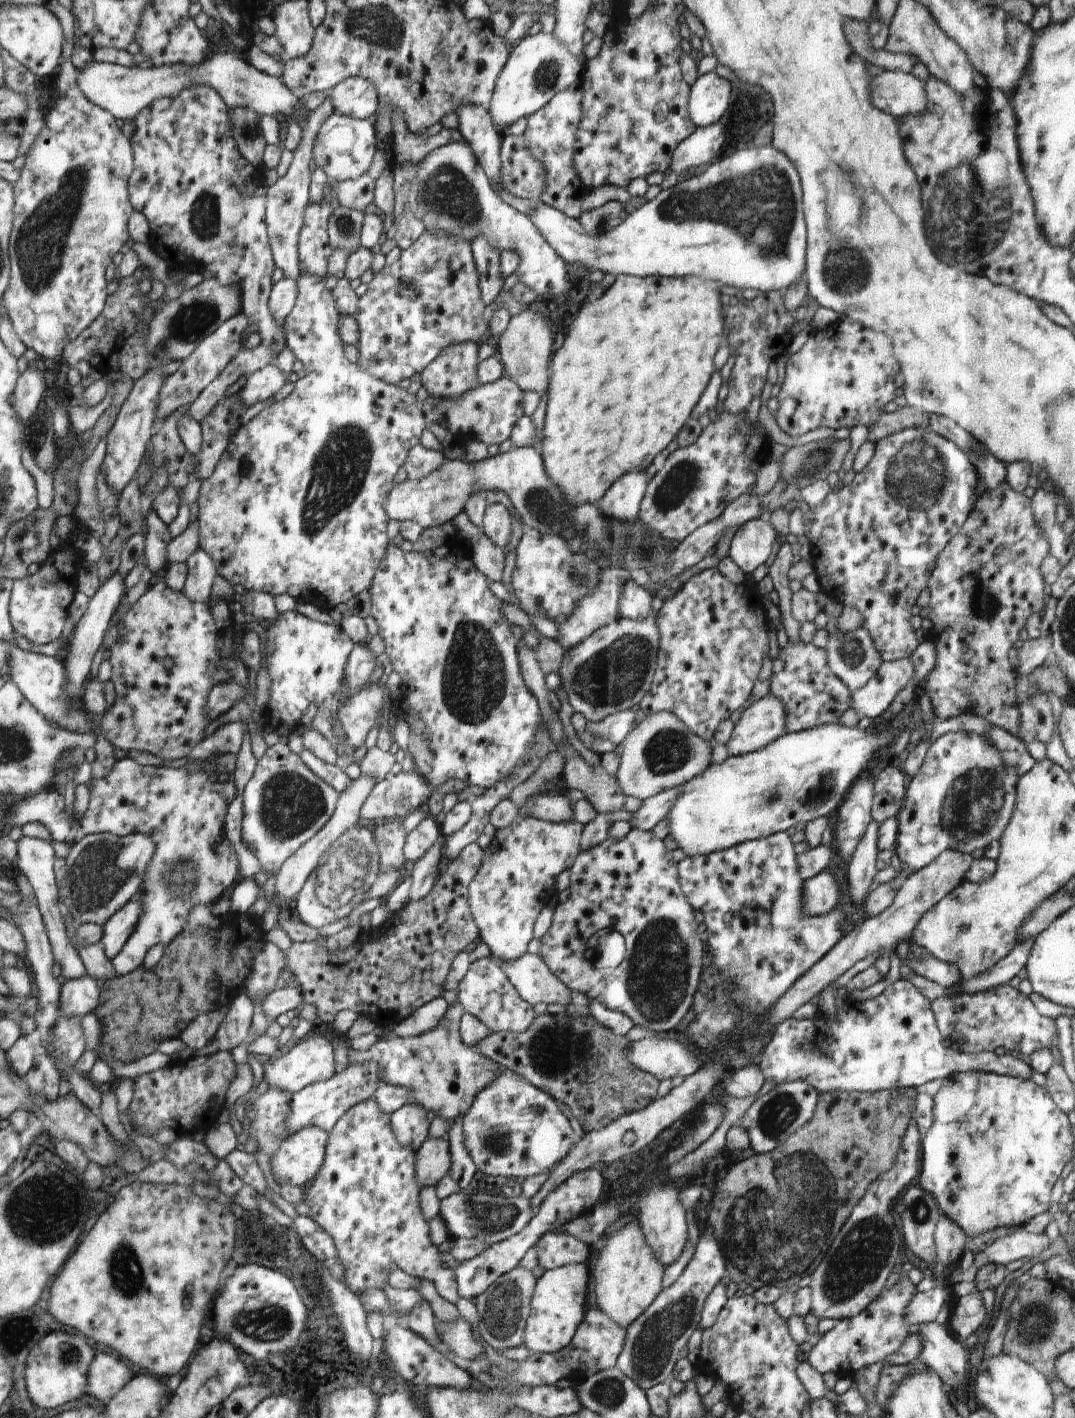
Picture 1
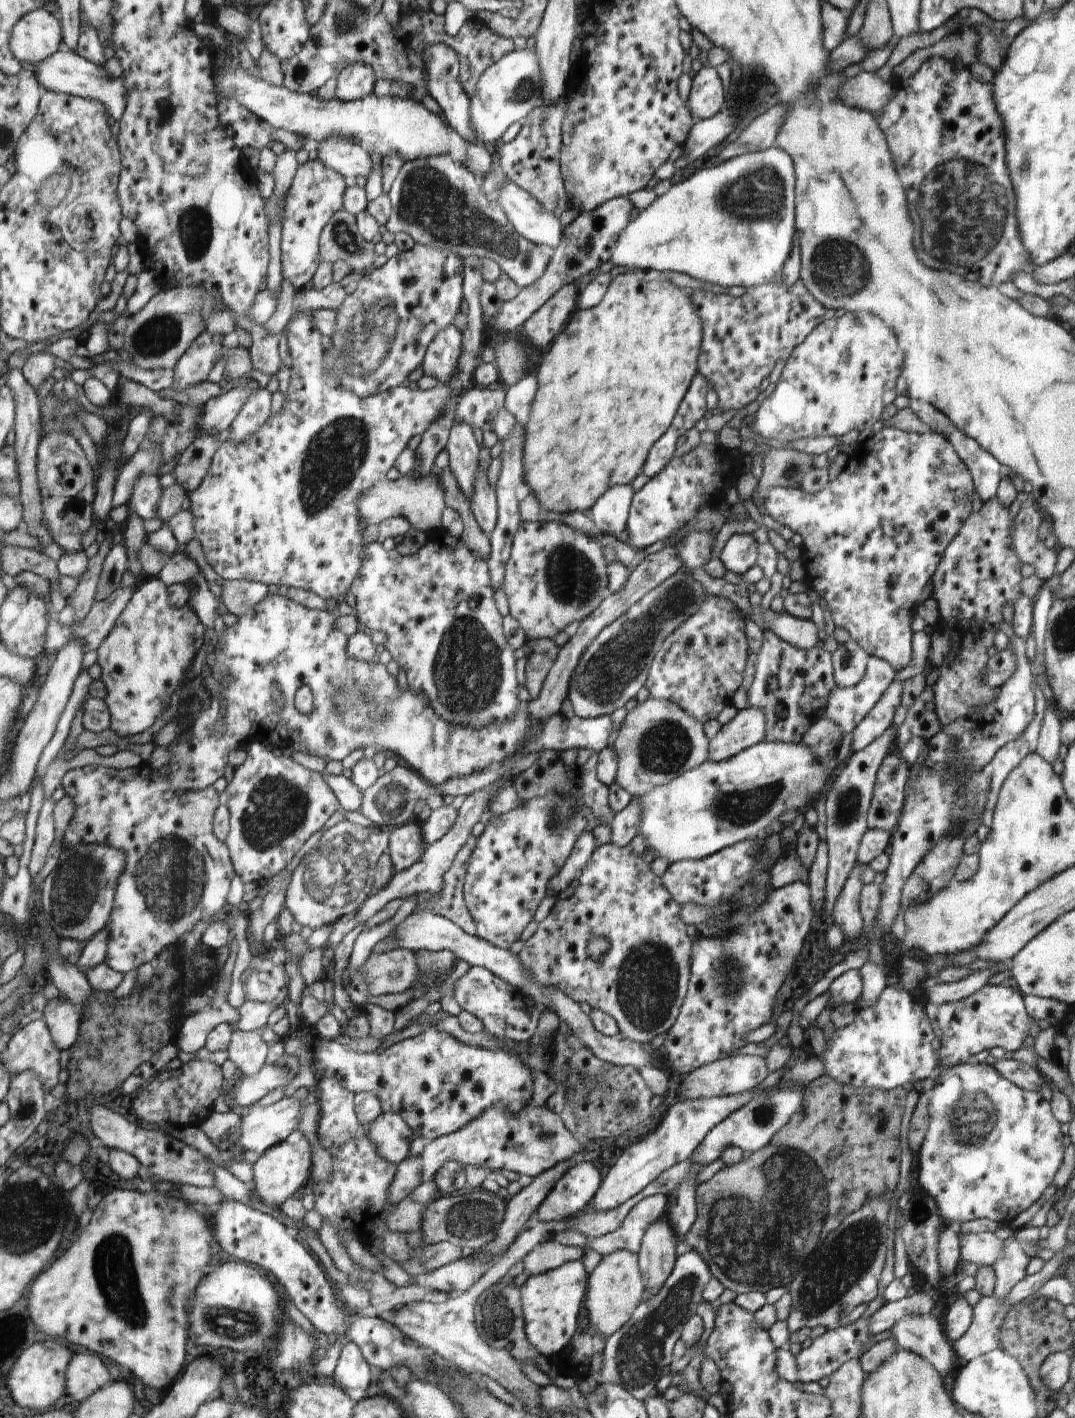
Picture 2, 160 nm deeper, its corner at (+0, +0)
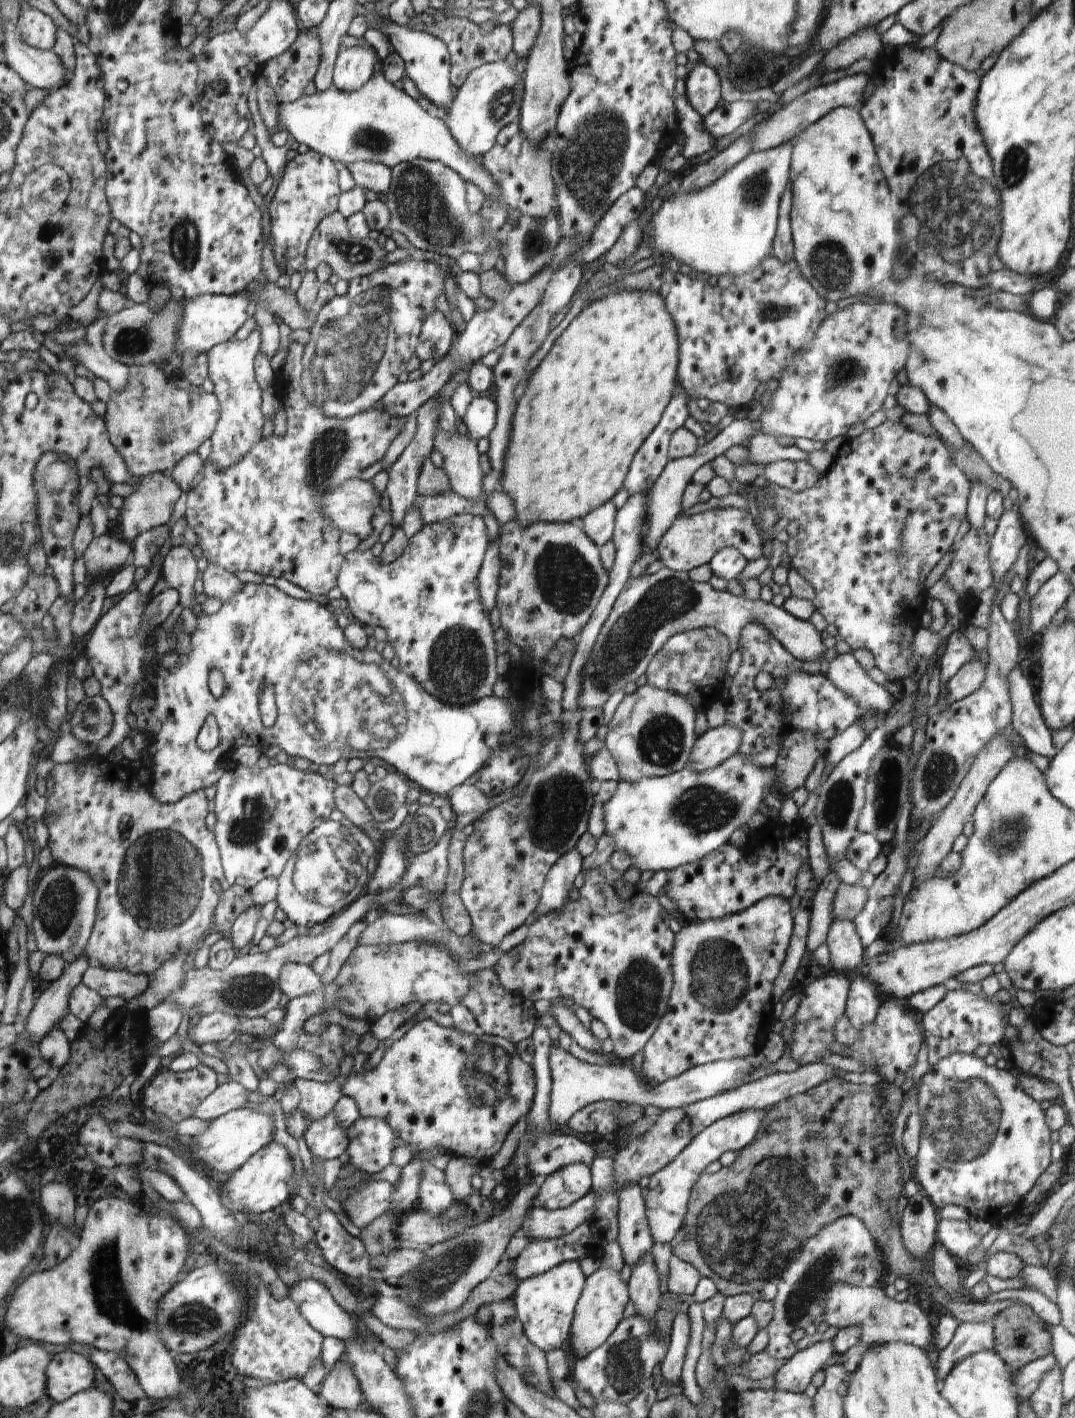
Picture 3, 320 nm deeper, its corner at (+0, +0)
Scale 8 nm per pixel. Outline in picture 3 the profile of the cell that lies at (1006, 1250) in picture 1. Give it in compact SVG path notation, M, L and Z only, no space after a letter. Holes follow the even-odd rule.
M938 1217L937 1242L956 1259L966 1259L980 1246L982 1236L972 1232L966 1220L945 1220Z

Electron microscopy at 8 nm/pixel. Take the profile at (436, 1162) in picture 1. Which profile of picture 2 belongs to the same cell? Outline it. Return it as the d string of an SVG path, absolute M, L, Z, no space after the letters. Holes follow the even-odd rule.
M406 1157L397 1167L390 1186L387 1190L387 1199L391 1205L396 1205L421 1184L420 1159Z

